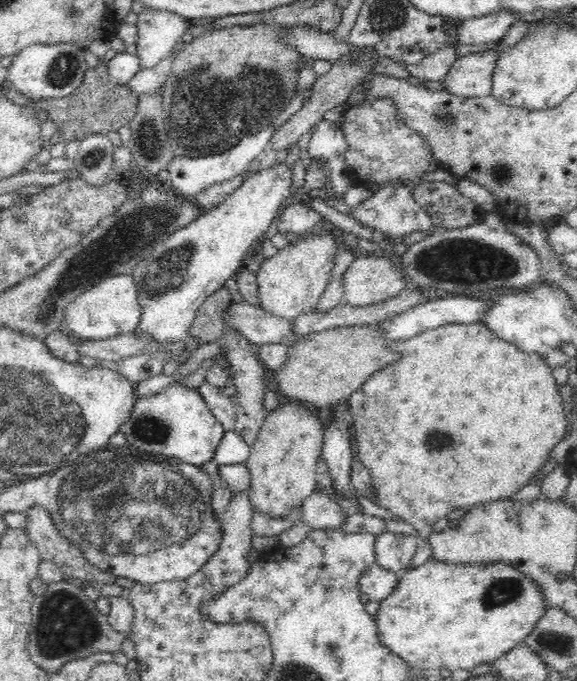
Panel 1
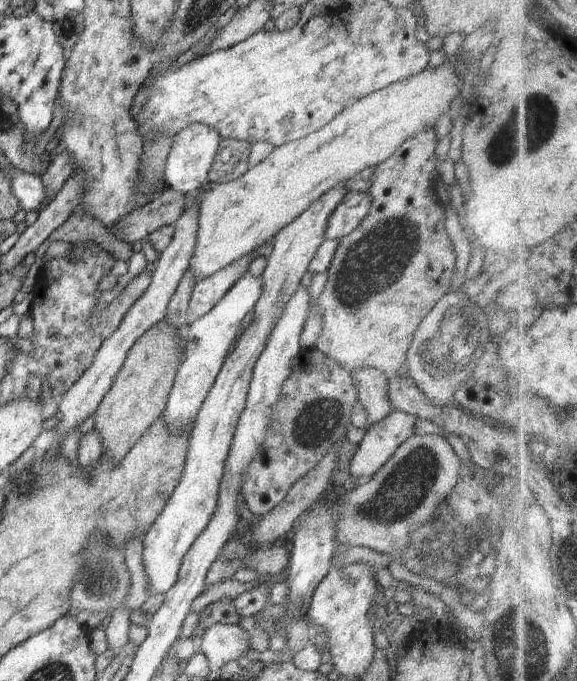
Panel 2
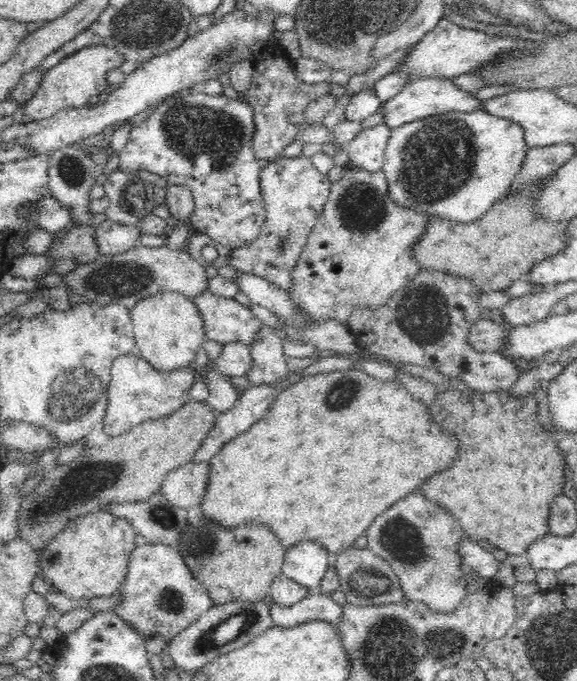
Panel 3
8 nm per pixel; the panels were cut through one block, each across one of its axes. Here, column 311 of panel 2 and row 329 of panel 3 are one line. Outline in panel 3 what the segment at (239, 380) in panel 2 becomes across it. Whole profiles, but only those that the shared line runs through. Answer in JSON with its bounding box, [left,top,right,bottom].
[192,289,262,345]

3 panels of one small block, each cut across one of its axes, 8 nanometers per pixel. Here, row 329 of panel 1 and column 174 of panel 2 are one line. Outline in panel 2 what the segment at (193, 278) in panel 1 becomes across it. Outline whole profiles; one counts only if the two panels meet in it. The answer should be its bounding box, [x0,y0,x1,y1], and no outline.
[164,122,221,195]

